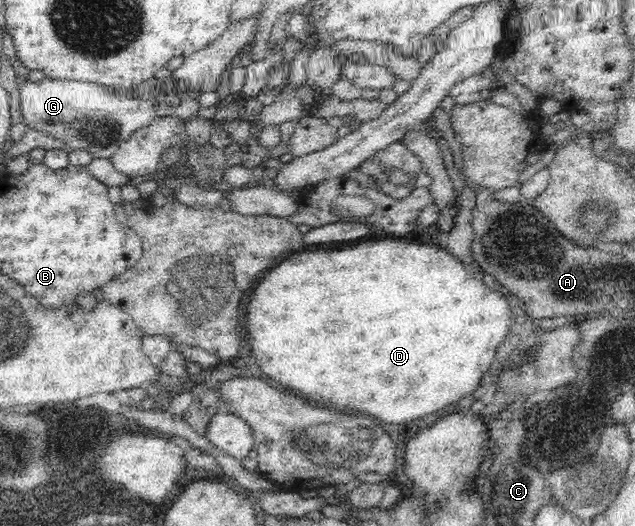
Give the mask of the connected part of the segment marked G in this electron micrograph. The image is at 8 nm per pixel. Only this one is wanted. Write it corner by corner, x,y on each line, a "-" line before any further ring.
16,78
16,83
20,92
20,111
28,128
60,139
72,150
85,149
94,158
109,159
122,141
157,118
158,104
128,97
130,91
117,93
112,87
64,79
44,78
40,83
32,83
28,78
24,81

